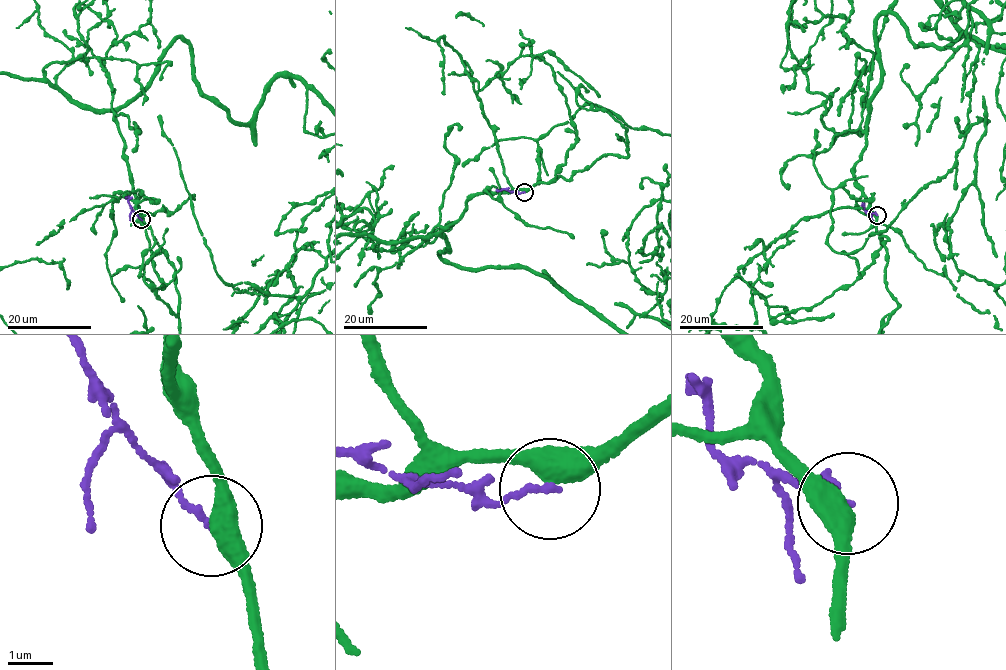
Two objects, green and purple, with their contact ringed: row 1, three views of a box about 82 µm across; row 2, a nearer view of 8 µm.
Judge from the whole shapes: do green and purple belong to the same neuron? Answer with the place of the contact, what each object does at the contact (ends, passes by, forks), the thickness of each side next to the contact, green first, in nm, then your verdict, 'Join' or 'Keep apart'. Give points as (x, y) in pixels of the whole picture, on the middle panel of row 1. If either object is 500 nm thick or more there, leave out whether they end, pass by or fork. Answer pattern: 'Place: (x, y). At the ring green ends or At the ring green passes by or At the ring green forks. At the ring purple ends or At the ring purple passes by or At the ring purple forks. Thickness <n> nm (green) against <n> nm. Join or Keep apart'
Place: (524, 192). At the ring green passes by. At the ring purple ends. Thickness 440 nm (green) against 140 nm. Keep apart

